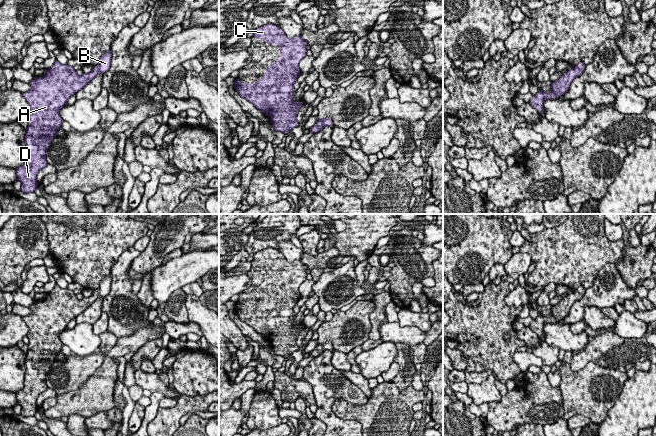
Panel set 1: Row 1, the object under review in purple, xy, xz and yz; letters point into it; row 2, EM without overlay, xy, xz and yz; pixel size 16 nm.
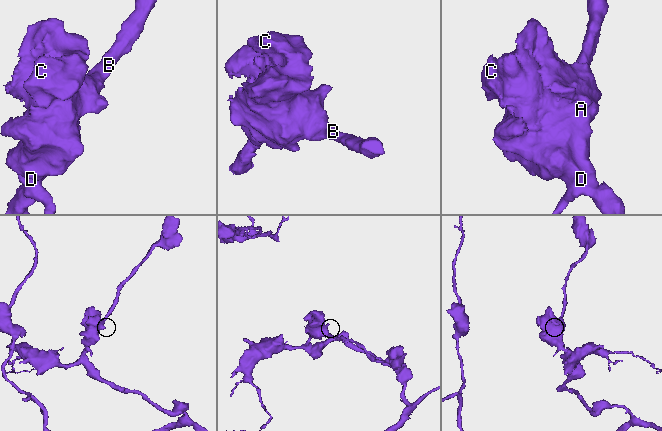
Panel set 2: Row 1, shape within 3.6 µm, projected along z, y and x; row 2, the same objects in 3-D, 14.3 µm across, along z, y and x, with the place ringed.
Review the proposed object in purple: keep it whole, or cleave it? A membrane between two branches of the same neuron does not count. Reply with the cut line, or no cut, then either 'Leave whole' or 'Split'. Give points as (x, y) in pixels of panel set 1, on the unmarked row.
No split. Leave whole

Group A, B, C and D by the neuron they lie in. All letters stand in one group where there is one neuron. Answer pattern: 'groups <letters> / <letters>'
groups A B C D

